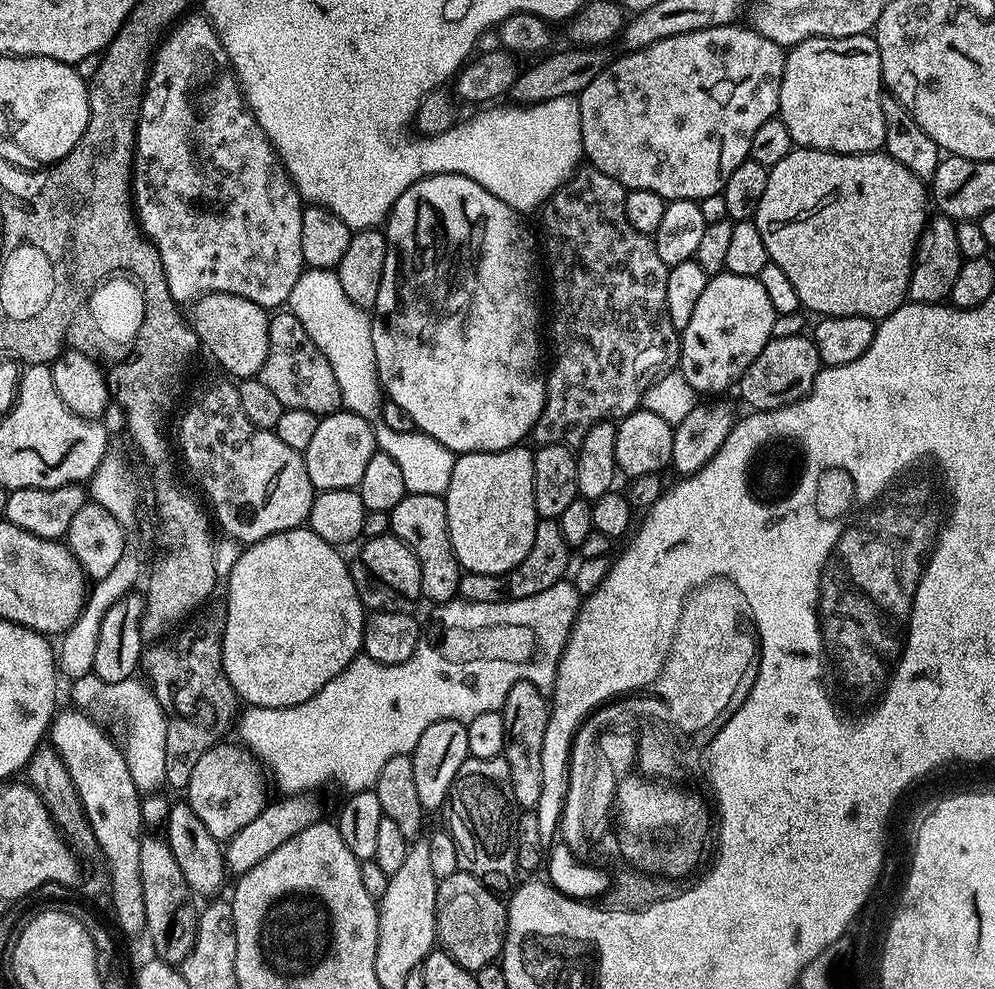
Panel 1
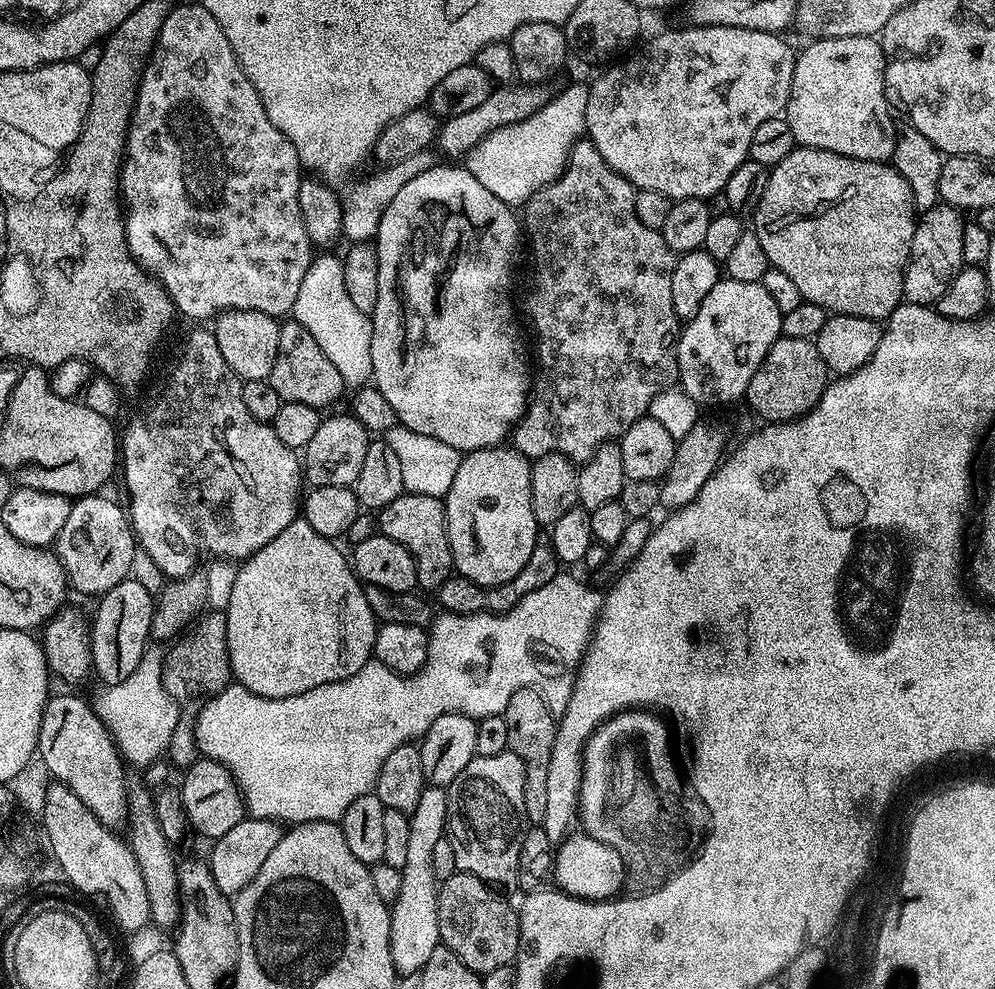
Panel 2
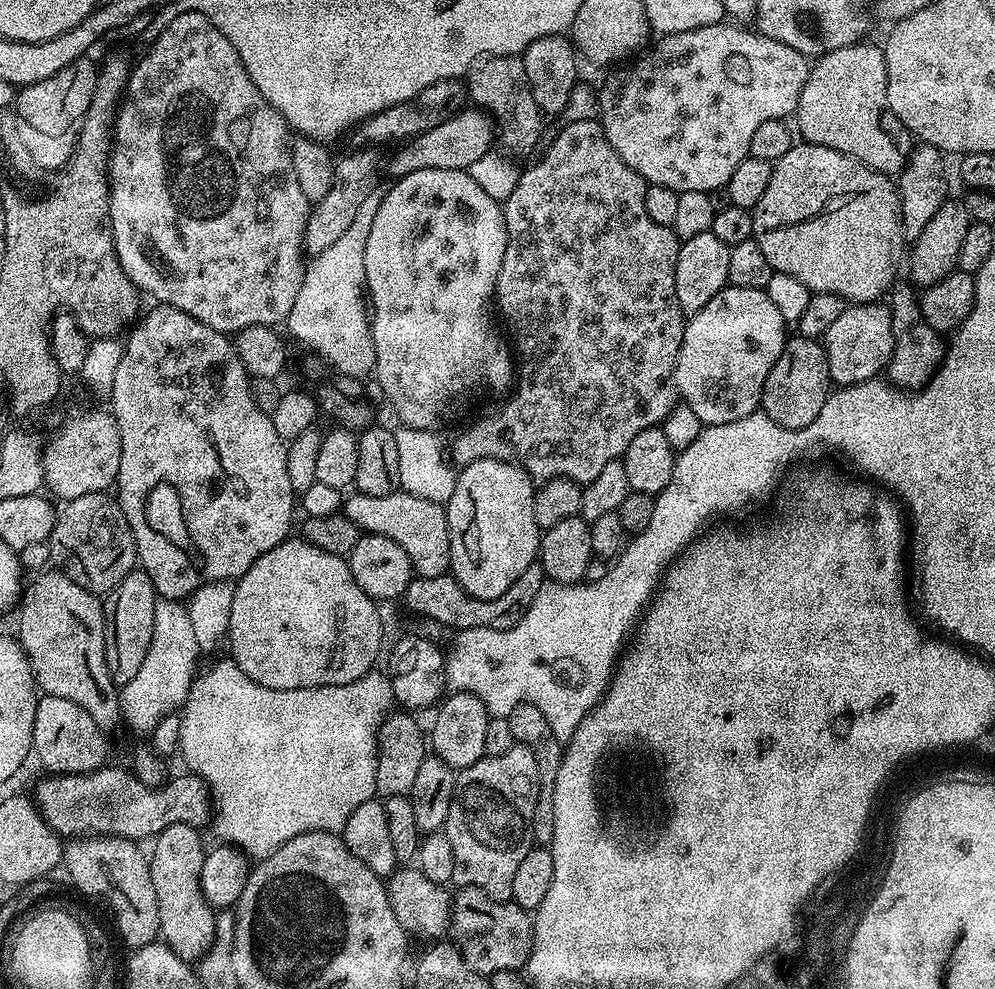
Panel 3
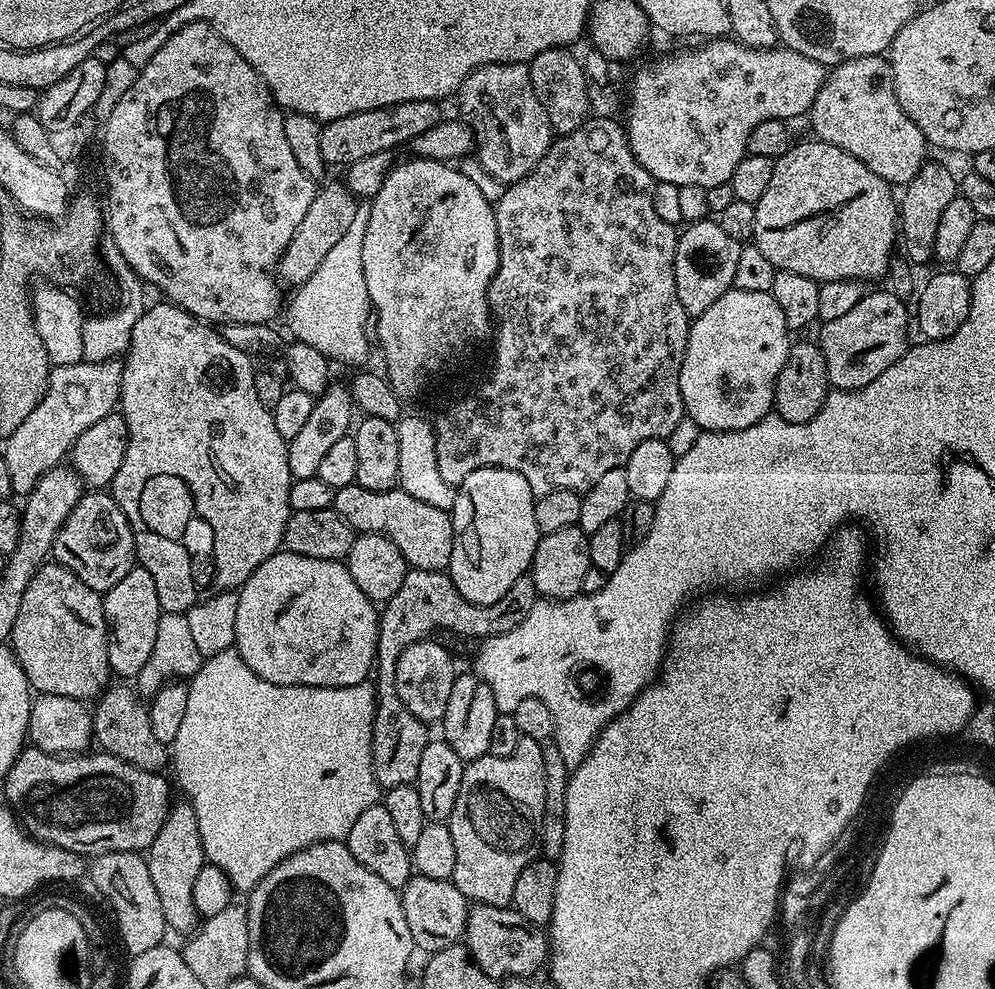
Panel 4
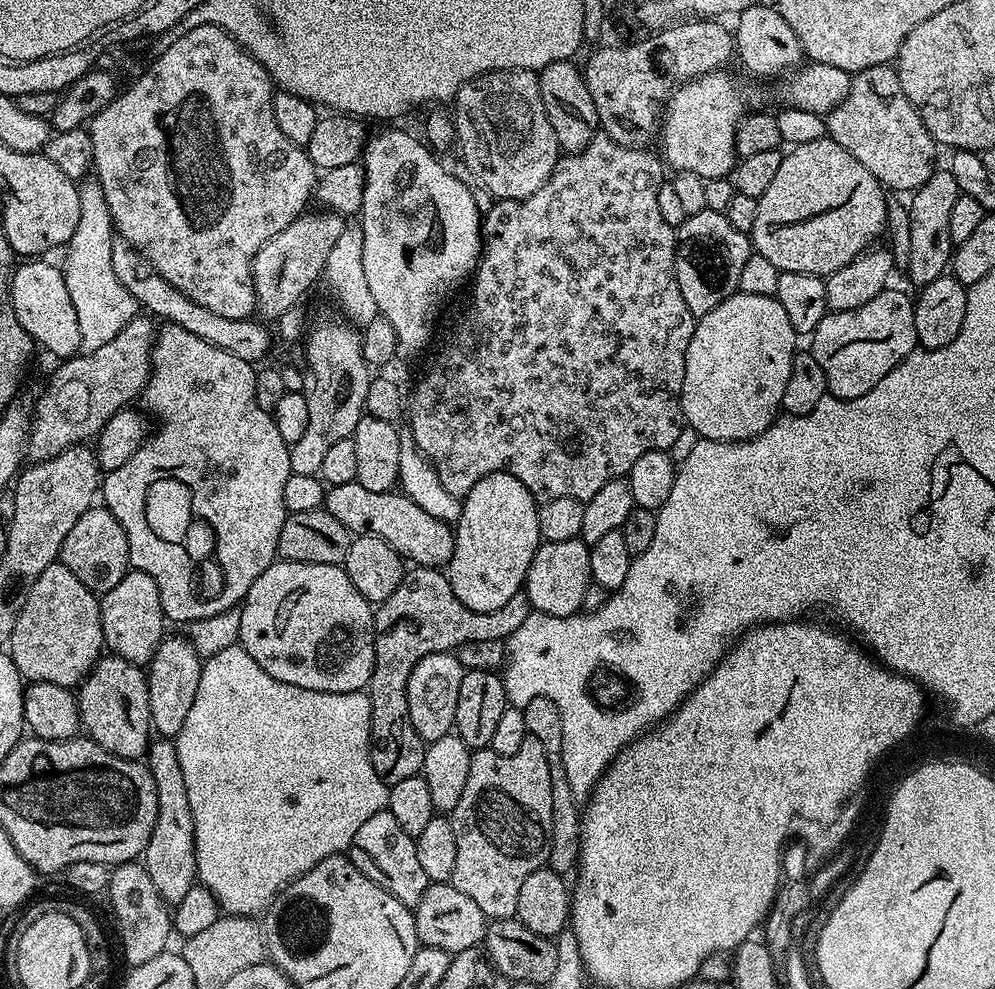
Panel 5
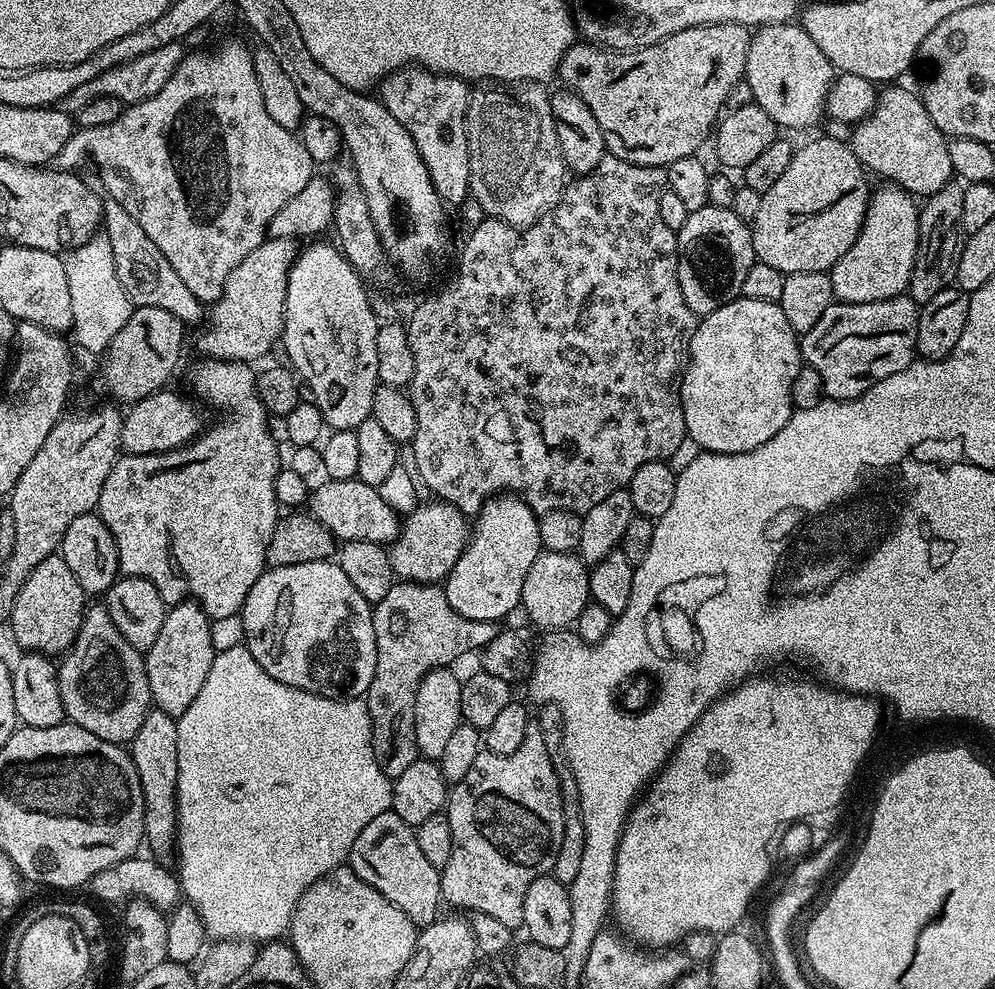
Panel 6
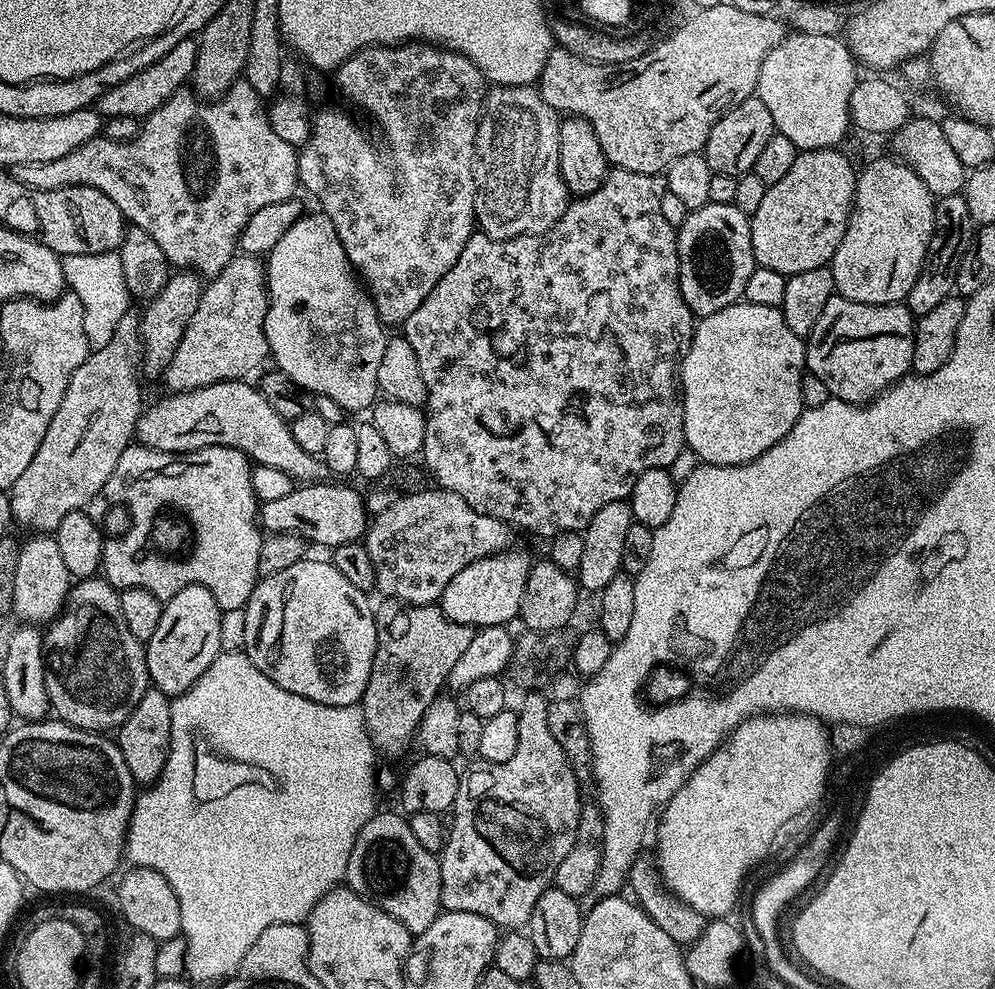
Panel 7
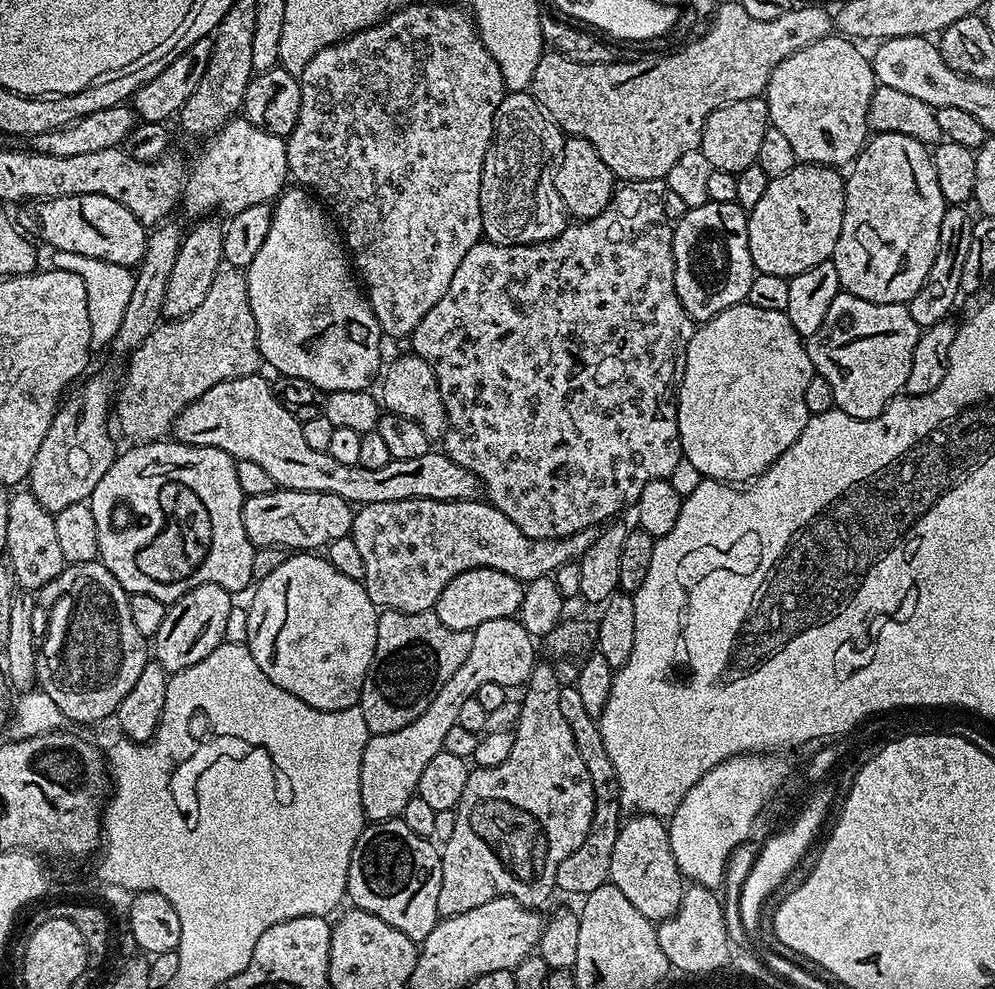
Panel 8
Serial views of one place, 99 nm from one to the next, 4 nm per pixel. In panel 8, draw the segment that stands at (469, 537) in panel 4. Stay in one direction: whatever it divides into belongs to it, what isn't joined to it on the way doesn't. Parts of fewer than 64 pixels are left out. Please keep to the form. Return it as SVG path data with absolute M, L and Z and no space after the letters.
M475 568L466 574L458 574L446 590L438 598L435 612L450 630L472 632L482 622L490 622L494 618L515 617L520 611L525 585L521 581L510 578L510 574L502 574L493 568Z

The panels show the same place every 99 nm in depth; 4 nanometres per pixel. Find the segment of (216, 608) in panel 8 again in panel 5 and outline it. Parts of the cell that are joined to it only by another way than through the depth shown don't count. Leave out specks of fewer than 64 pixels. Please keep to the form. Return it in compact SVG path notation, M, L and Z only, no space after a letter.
M165 637L160 642L155 657L148 665L146 679L150 694L150 714L153 731L162 738L173 739L182 730L186 714L190 714L191 703L198 690L198 678L203 668L202 658L190 640L185 637Z

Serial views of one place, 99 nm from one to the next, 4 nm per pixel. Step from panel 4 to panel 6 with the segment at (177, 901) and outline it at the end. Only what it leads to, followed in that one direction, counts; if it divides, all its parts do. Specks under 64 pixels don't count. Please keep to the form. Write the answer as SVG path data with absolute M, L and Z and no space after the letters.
M149 710L142 726L134 734L130 742L130 755L134 762L134 770L138 774L138 782L142 782L142 798L144 799L144 840L146 848L156 858L172 856L176 839L176 779L178 778L178 730L176 720L170 715L157 710Z

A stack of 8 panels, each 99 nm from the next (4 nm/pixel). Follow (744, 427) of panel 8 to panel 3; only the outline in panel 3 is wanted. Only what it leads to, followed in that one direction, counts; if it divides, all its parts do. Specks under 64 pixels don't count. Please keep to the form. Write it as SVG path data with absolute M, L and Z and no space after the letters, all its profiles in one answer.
M724 288L685 323L674 383L679 399L698 414L701 425L738 422L738 418L746 418L760 408L766 374L770 374L774 362L778 362L778 354L784 349L784 331L786 325L782 314L778 314L774 302L770 302L767 291L762 288Z

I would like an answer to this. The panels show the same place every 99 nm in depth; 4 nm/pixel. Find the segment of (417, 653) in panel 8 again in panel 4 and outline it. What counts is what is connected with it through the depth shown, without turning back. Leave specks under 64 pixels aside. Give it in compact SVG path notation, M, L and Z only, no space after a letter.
M417 568L408 569L406 578L402 578L402 586L398 590L398 594L394 594L394 598L383 601L382 611L378 616L380 635L376 641L376 663L374 665L376 713L372 723L372 769L381 789L387 790L403 784L415 784L418 778L418 762L422 762L422 750L426 750L430 739L429 725L414 718L414 714L410 714L410 710L406 710L406 706L402 706L402 698L398 698L396 667L402 650L406 650L408 644L429 639L433 634L436 634L432 632L438 631L439 628L444 632L457 632L460 636L480 636L479 638L506 634L506 630L514 630L514 626L518 626L518 622L525 620L526 614L535 606L537 599L535 583L532 581L531 575L528 574L518 578L518 582L514 582L514 586L510 586L510 590L506 590L506 594L502 594L502 598L498 598L498 602L475 604L462 598L462 594L458 594L452 577L448 575L447 571L431 572Z

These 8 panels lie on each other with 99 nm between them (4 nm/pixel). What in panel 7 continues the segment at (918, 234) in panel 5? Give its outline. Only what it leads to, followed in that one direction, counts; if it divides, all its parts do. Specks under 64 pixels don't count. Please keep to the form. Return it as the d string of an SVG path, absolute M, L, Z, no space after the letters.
M964 195L939 197L936 201L934 234L928 247L928 257L924 259L924 269L918 274L918 282L914 282L906 301L913 317L919 318L922 314L930 314L934 306L946 302L946 298L956 292L958 266L973 235L974 225L970 218L970 206L966 206Z

